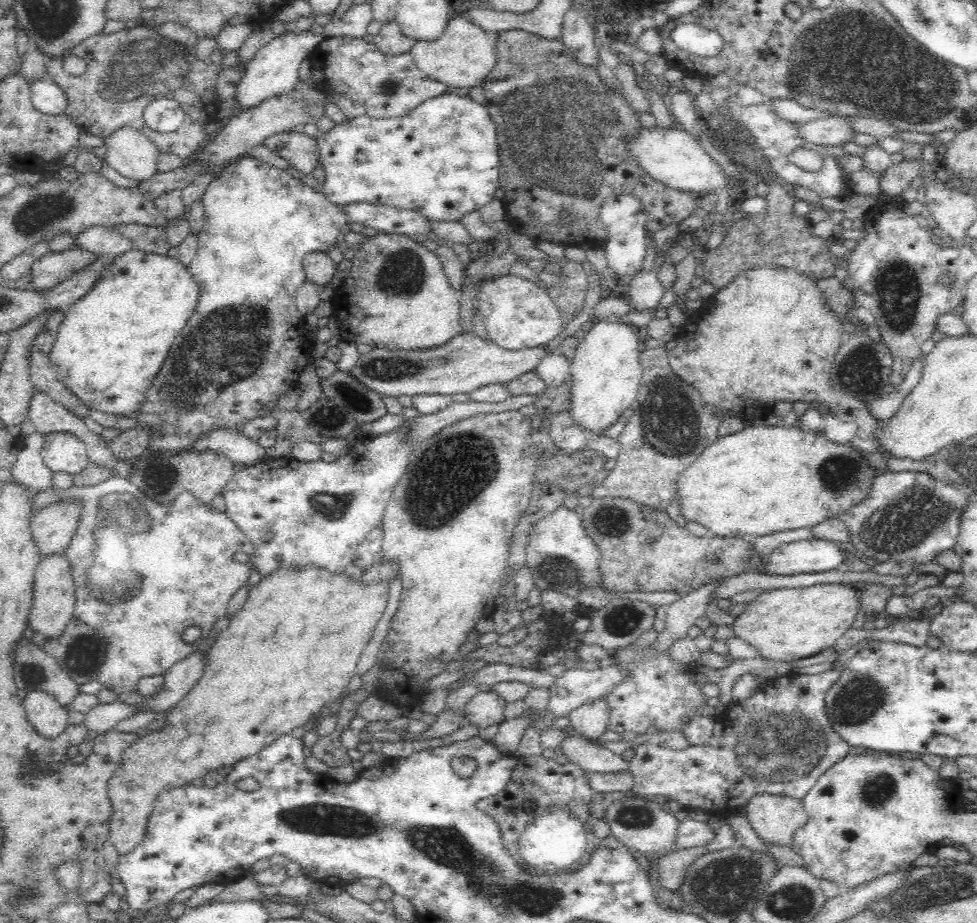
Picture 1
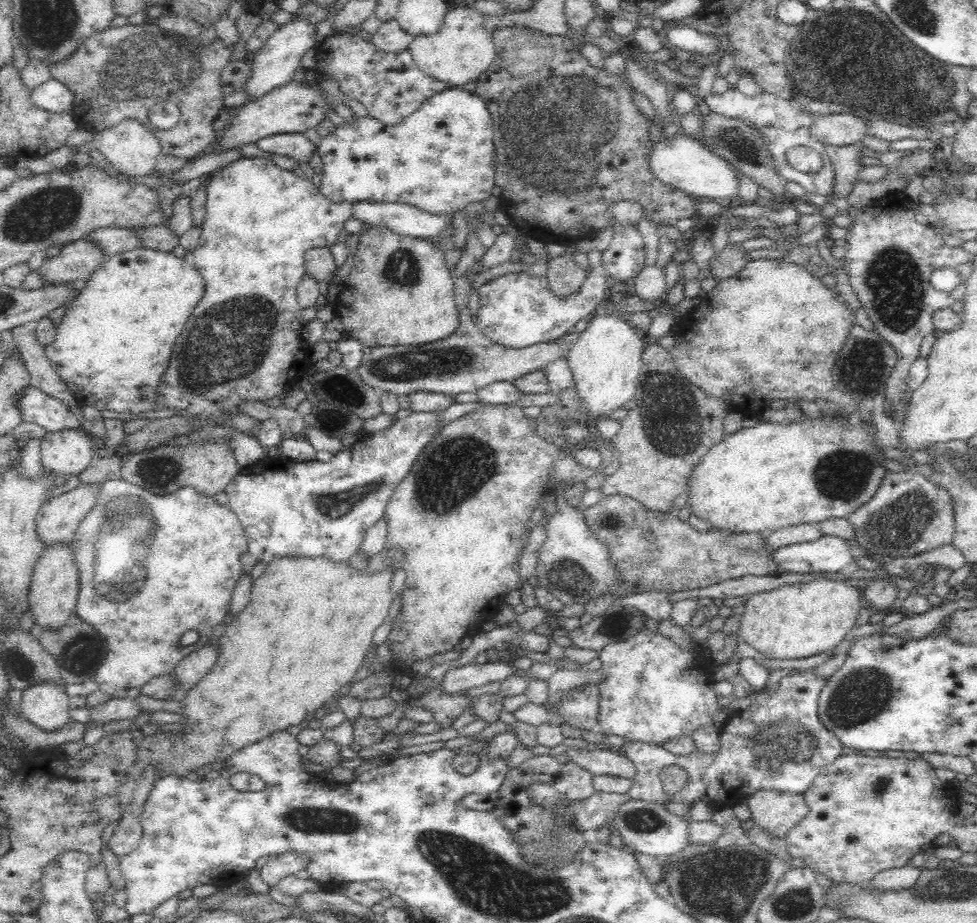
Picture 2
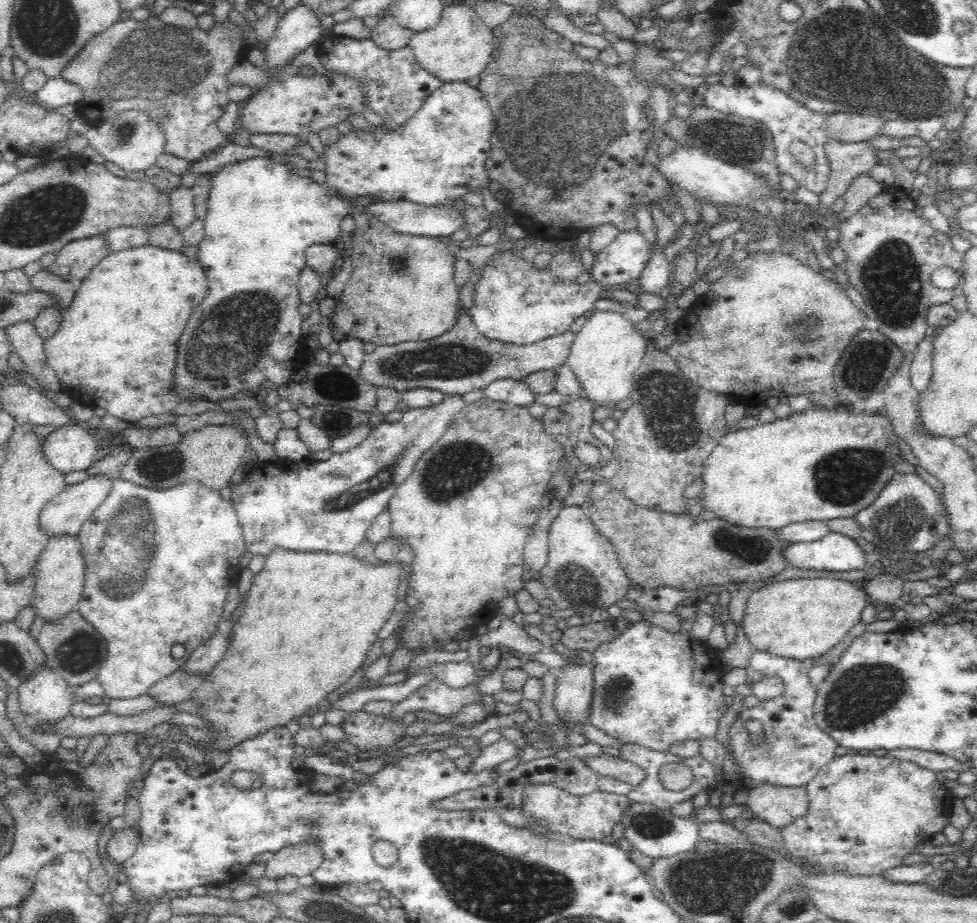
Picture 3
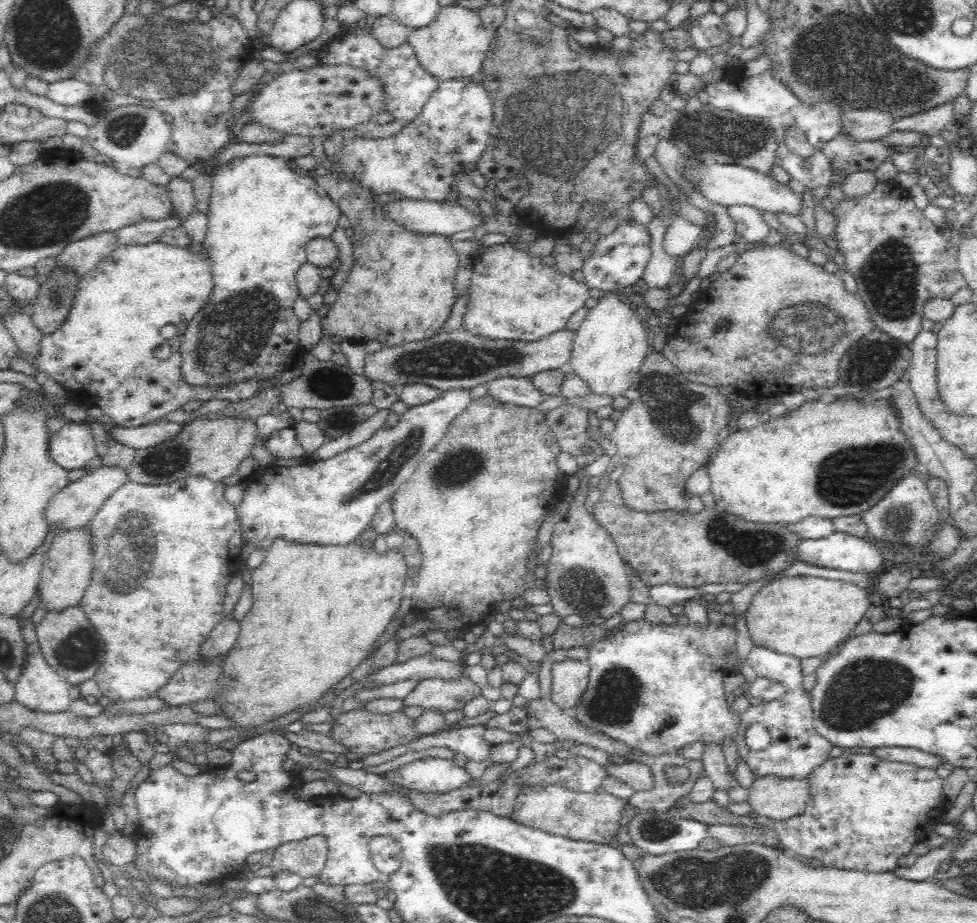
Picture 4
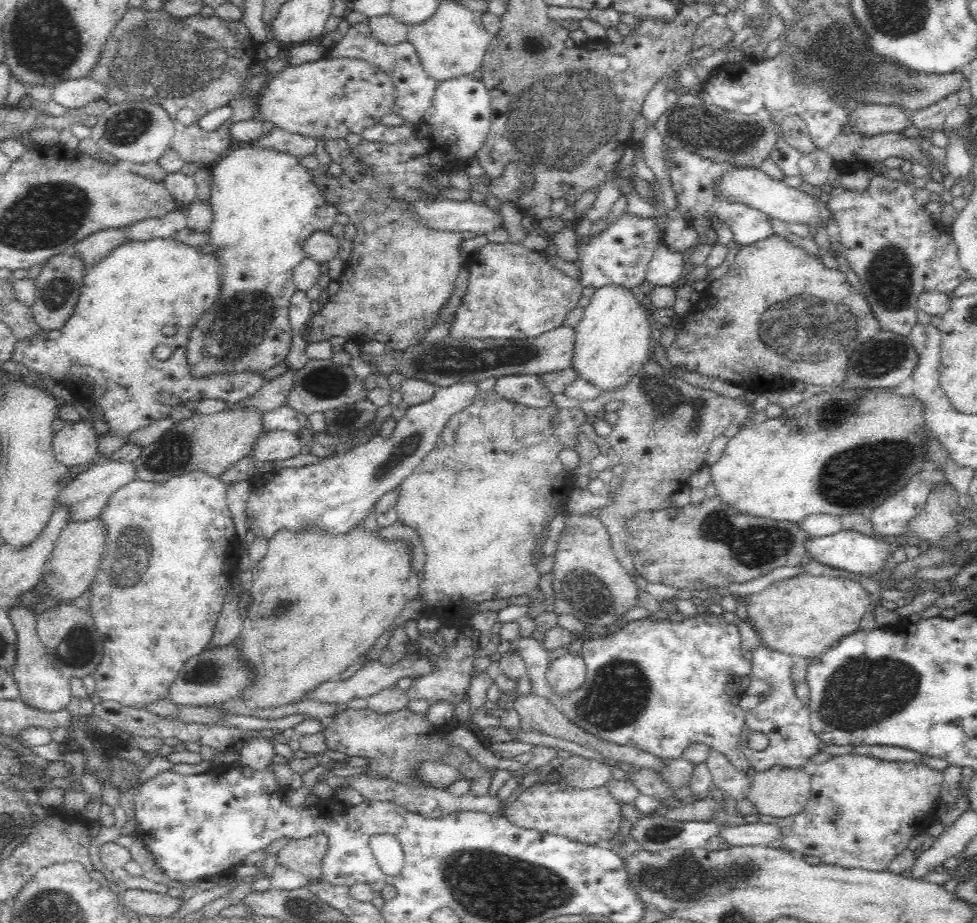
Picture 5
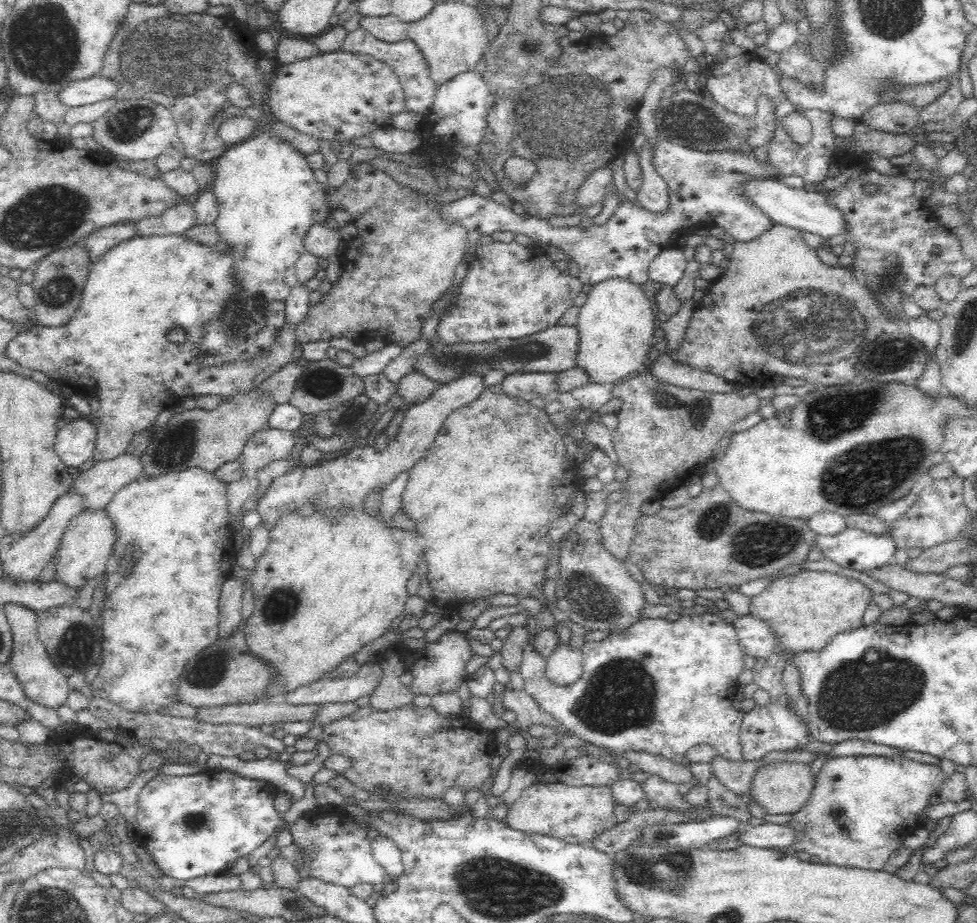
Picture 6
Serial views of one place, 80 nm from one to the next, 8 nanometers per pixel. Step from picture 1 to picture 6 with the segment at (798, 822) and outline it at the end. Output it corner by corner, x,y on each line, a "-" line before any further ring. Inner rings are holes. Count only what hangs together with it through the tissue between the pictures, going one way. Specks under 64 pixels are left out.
785,759
782,762
762,765
754,775
749,792
752,799
764,807
769,814
794,814
806,805
812,789
813,778
810,773
810,764

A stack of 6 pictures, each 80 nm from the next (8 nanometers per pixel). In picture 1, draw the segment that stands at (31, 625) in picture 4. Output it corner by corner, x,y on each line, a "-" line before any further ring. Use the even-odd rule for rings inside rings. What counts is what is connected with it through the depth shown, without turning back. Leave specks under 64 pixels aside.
45,690
26,692
22,702
29,723
45,738
56,738
69,724
69,710

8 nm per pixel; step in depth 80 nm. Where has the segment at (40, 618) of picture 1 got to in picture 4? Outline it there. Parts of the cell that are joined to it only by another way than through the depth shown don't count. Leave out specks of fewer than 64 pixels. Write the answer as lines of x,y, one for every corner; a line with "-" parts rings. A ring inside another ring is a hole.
88,527
80,529
60,529
40,572
40,582
37,587
42,607
48,612
58,613
68,607
77,606
84,598
91,579
93,578
93,546
90,544

